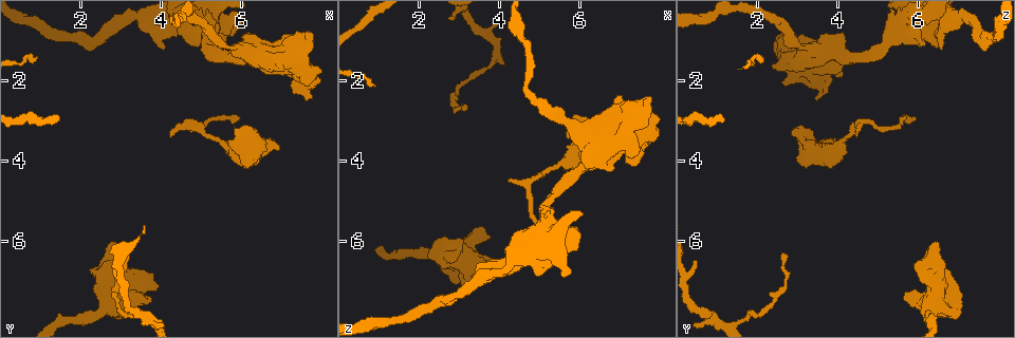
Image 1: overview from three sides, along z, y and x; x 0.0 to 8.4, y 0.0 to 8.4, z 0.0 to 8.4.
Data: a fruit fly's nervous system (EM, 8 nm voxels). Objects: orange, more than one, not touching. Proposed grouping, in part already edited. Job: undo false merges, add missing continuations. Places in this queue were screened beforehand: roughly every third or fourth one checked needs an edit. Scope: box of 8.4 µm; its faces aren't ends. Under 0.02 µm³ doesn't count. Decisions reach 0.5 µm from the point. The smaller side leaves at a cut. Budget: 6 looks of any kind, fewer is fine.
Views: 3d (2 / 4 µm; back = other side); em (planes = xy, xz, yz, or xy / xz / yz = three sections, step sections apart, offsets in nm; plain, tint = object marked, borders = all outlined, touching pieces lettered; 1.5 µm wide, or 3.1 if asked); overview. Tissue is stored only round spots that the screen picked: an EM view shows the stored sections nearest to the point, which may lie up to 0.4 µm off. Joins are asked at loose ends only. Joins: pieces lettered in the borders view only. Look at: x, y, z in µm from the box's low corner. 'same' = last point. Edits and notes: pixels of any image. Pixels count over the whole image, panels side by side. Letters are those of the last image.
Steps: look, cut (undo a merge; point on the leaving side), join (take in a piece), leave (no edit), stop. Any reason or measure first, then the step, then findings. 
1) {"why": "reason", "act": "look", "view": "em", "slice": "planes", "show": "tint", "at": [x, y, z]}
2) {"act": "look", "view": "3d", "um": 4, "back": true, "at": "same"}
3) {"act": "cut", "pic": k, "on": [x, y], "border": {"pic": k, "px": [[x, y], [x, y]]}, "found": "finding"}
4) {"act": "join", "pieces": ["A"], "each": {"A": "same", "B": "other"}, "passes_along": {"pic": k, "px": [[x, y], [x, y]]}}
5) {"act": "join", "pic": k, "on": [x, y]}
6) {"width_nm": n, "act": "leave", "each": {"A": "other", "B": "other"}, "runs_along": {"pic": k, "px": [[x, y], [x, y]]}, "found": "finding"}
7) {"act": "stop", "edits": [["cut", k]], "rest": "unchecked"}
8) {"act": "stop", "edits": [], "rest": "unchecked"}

{"why": "branch stops here", "act": "look", "view": "em", "slice": "xz", "step": 4, "show": "borders", "at": [2.90, 6.05, 6.45]}

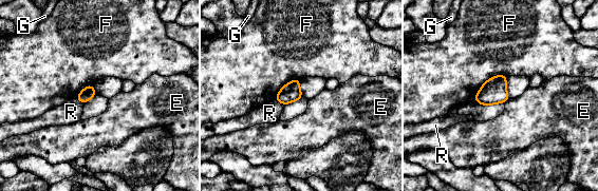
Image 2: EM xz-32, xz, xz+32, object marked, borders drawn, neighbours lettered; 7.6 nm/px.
{"act": "leave", "each": {"E": "other", "F": "other", "G": "other", "R": "other"}, "border": {"pic": 2, "px": [[509, 98], [505, 102]]}, "found": "none of them fits"}

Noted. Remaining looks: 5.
{"why": "branch stops here", "act": "look", "view": "em", "slice": "planes", "show": "borders", "at": [4.25, 3.35, 4.40]}

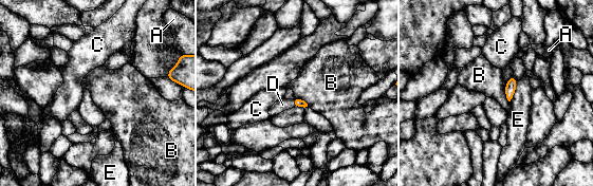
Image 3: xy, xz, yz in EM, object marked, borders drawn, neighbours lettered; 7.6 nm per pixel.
{"act": "join", "pieces": ["D"], "each": {"A": "other", "B": "other", "C": "other", "D": "same", "E": "other"}, "passes_along": {"pic": 3, "px": [[296, 101], [293, 104], [278, 107]]}, "found": "the cell continues"}

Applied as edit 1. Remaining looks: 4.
{"act": "stop", "edits": [["join", 3]], "rest": "unchecked"}

